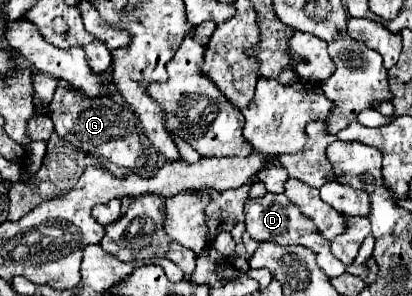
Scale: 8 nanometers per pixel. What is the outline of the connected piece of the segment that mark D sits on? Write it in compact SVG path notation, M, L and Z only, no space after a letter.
M266 193L262 199L248 199L246 205L244 205L244 215L246 215L246 221L244 221L246 231L248 231L248 235L252 239L256 239L260 243L270 241L270 243L278 243L278 245L302 245L302 247L308 247L310 251L314 251L318 267L328 277L336 277L336 275L342 275L346 271L346 265L342 261L338 261L330 253L330 243L318 235L318 231L314 229L314 223L308 217L304 217L294 203L288 205L284 195Z

